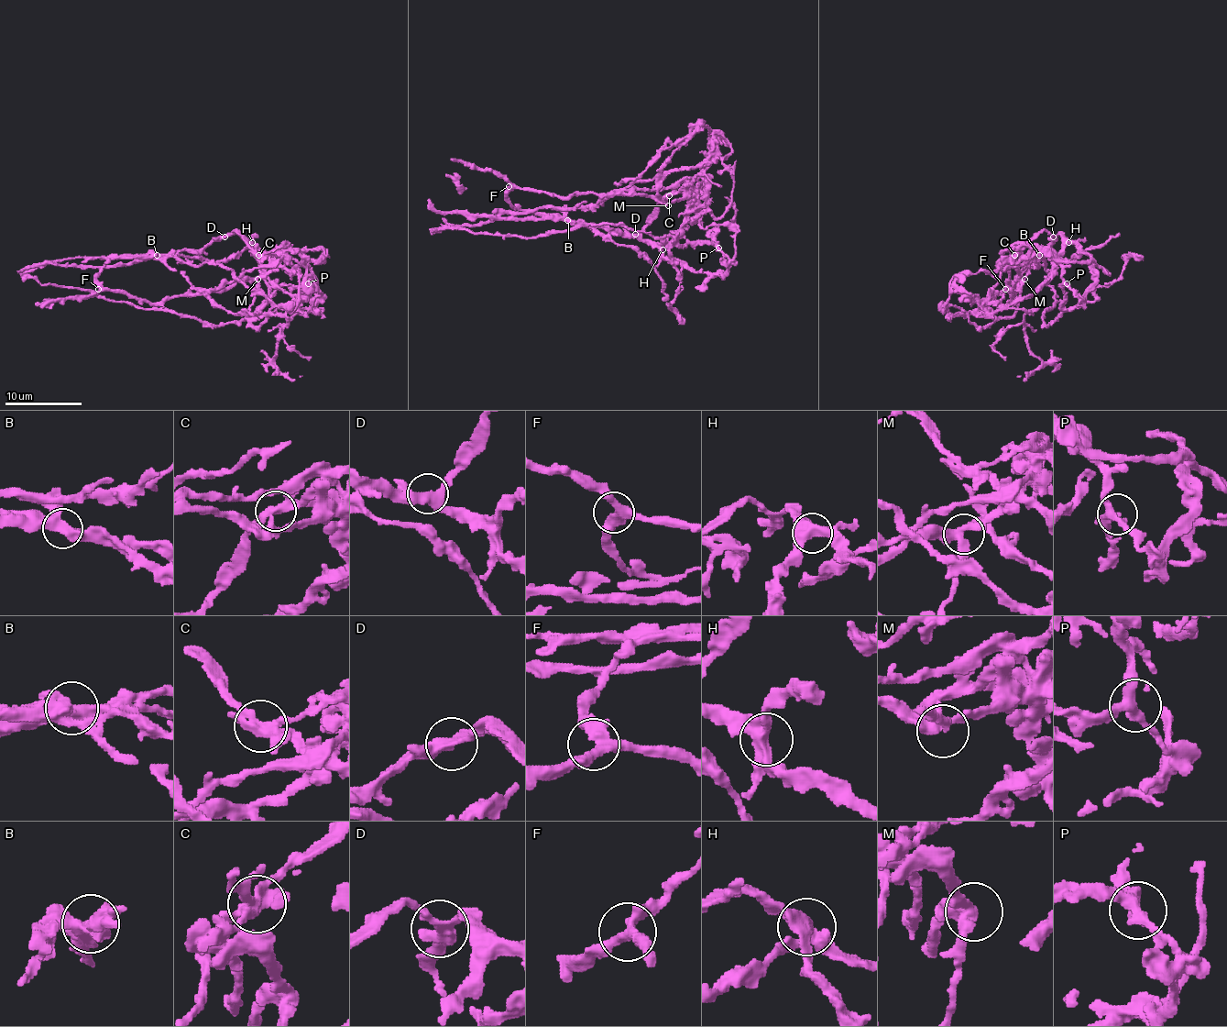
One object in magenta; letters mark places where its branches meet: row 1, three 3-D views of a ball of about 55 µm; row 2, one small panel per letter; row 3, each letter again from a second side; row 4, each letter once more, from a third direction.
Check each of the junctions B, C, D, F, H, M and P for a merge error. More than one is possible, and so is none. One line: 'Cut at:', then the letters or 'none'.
Cut at: B, C

